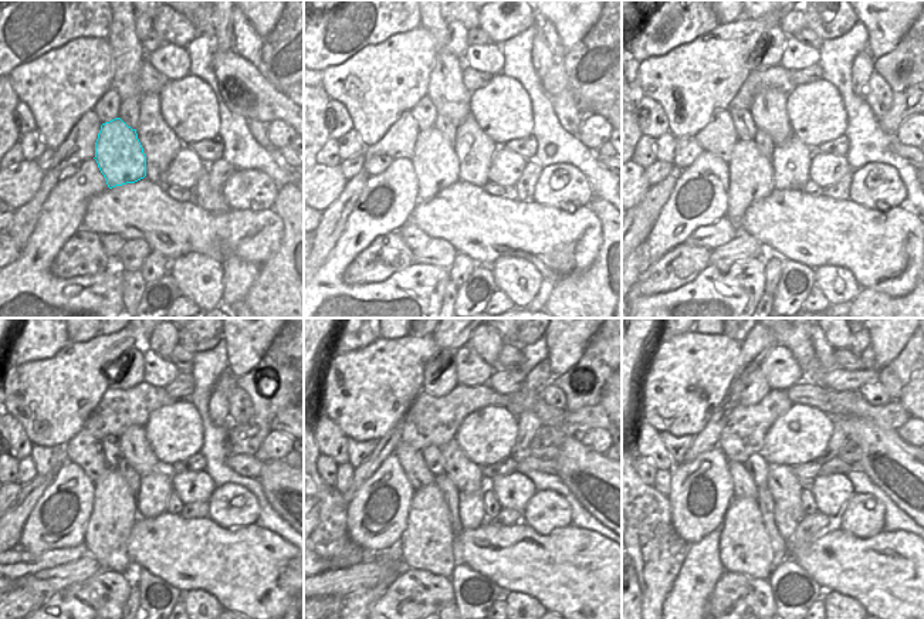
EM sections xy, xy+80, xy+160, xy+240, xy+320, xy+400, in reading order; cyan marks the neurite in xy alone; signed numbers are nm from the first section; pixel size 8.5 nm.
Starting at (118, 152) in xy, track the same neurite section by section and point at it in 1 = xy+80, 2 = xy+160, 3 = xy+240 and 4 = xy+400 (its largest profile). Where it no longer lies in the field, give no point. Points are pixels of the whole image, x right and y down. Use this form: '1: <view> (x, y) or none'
1: xy+80 (436, 165)
2: xy+160 (750, 175)
3: xy+240 (114, 513)
4: xy+400 (744, 544)

